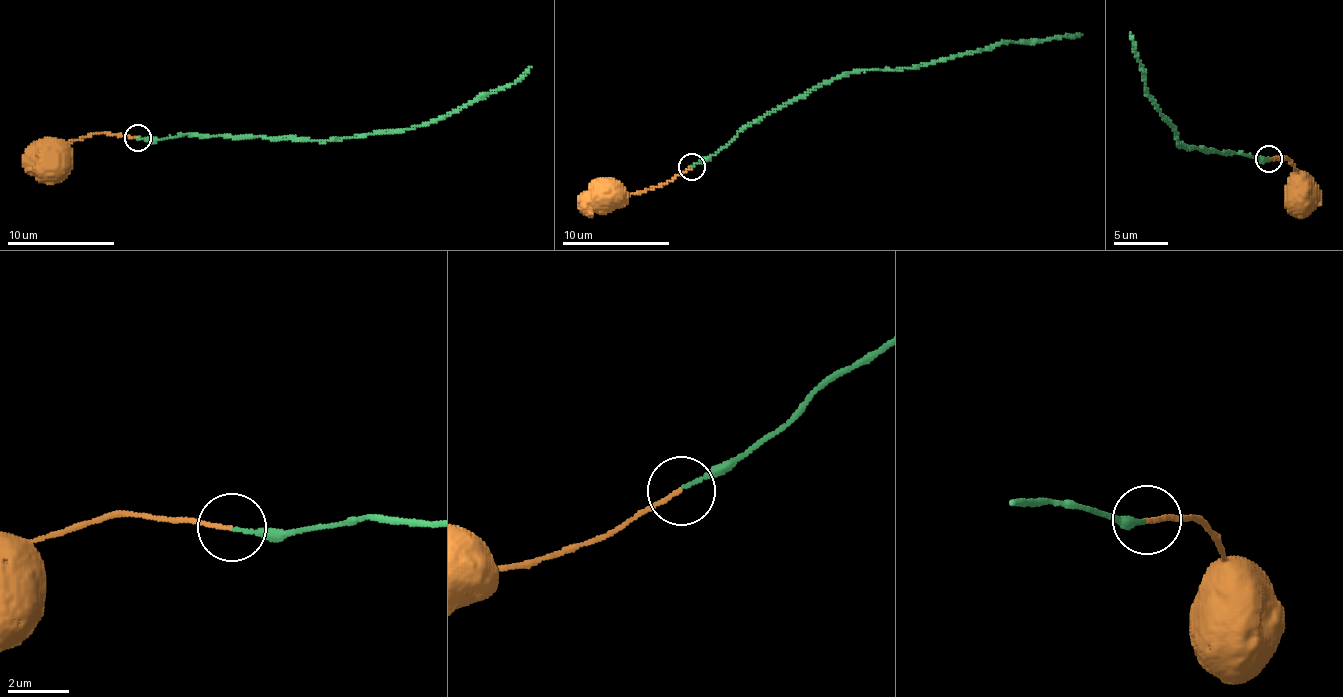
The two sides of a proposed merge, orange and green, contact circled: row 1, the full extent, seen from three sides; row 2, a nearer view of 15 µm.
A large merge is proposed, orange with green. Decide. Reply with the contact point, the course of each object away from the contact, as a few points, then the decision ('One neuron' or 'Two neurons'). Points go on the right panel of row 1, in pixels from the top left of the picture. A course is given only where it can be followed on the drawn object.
Place: (1269, 159). Course of orange: (1268, 158), (1284, 156), (1297, 173), (1296, 187), (1312, 206). Course of green: (1268, 161), (1229, 151), (1177, 144), (1175, 130), (1145, 89), (1130, 32). One neuron

